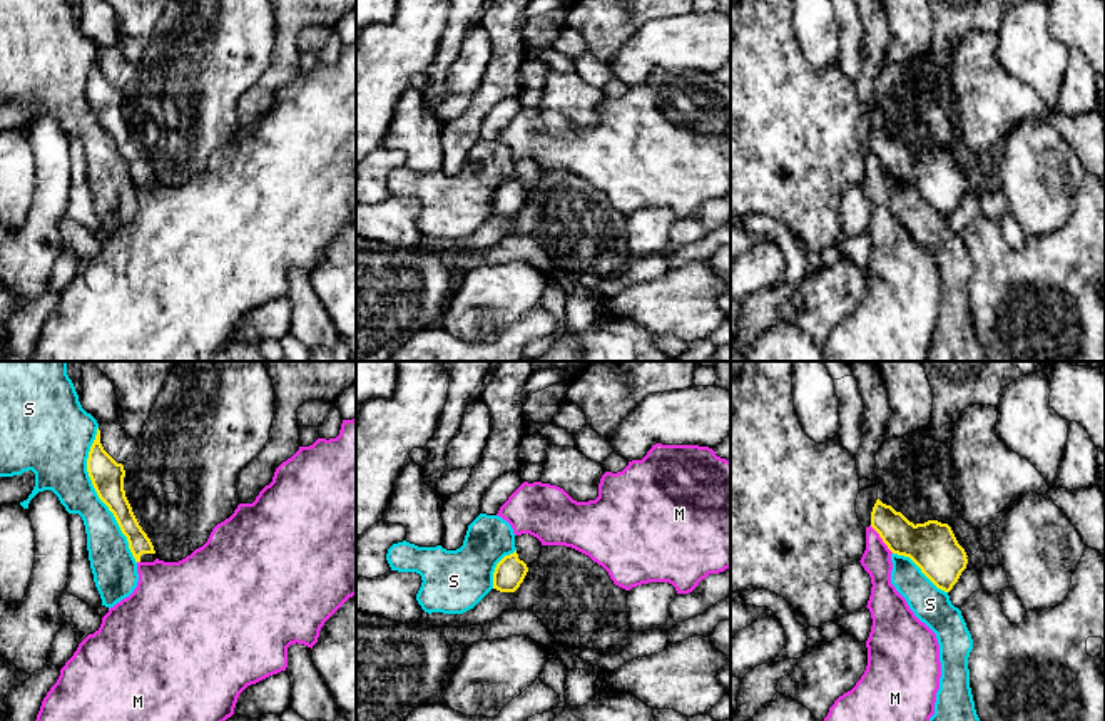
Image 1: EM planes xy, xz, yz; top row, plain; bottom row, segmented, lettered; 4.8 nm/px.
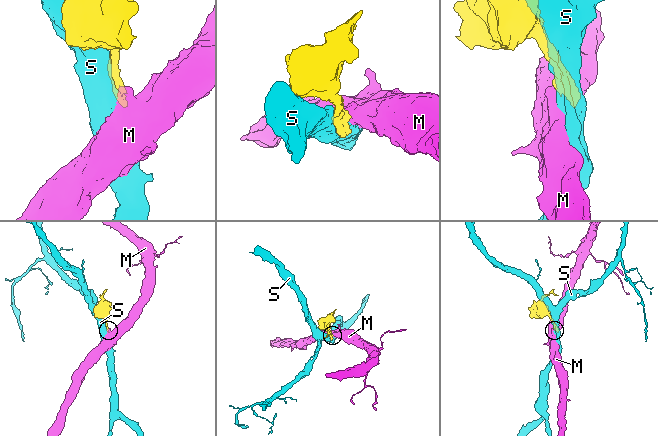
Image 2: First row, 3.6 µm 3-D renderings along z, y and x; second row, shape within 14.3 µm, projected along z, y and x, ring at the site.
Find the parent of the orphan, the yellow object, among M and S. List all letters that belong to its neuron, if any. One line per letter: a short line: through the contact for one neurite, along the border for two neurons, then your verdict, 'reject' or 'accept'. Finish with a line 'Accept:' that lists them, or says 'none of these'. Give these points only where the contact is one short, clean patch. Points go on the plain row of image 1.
M: line yz (870, 151), (893, 178); reject
S: reject
Accept: none of these

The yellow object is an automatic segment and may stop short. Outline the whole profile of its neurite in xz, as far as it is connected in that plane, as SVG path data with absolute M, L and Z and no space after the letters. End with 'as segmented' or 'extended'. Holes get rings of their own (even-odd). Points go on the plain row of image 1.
M530 159L515 161L515 172L517 176L505 181L493 197L493 214L500 217L515 217L542 177L542 167Z; extended

